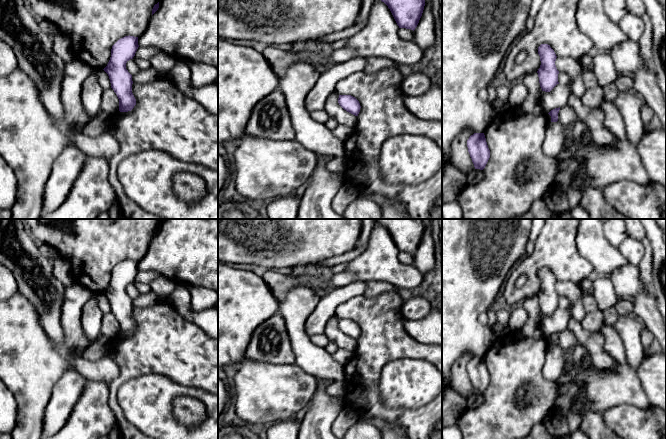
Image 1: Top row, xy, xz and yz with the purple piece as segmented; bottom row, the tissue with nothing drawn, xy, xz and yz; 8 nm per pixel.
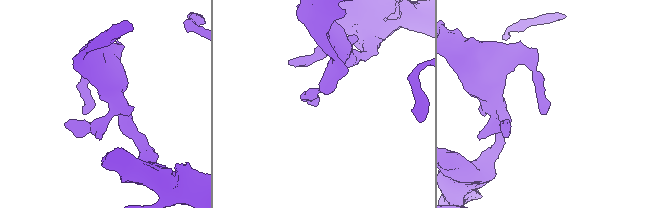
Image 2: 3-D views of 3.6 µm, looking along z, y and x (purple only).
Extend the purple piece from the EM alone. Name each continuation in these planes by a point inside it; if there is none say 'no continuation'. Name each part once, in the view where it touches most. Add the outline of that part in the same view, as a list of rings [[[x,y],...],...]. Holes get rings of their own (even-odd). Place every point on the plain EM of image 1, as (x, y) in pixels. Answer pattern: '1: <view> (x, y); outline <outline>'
no continuation

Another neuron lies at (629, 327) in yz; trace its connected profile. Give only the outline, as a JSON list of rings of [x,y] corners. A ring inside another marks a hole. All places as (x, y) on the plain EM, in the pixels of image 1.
[[[633,312],[619,316],[612,326],[624,345],[626,360],[630,368],[637,371],[643,357],[644,350],[641,344],[641,331],[646,328],[644,321]]]

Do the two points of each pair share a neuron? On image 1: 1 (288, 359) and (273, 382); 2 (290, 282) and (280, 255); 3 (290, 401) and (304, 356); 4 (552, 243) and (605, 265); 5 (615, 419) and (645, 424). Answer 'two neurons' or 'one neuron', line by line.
1: two neurons
2: two neurons
3: two neurons
4: two neurons
5: one neuron

